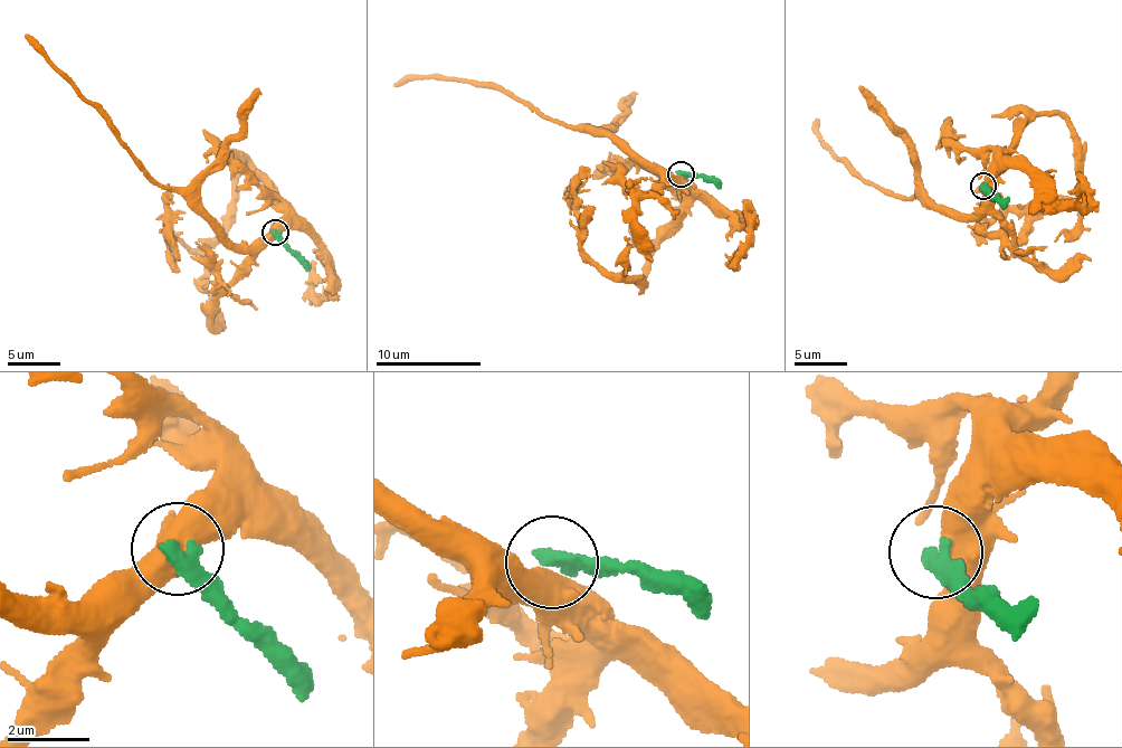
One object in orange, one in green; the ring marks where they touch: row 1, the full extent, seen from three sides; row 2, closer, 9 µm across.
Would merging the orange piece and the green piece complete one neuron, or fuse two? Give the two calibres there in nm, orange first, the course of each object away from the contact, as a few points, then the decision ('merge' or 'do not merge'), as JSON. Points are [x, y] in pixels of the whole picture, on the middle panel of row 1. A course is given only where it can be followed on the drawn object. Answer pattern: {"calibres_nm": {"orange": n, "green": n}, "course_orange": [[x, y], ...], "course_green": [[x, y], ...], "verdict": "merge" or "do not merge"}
{"calibres_nm": {"orange": 750, "green": 440}, "course_orange": [[681, 176], [662, 174], [606, 136], [542, 116], [502, 91], [475, 82], [426, 77], [393, 85]], "course_green": [[681, 173], [722, 182]], "verdict": "do not merge"}

